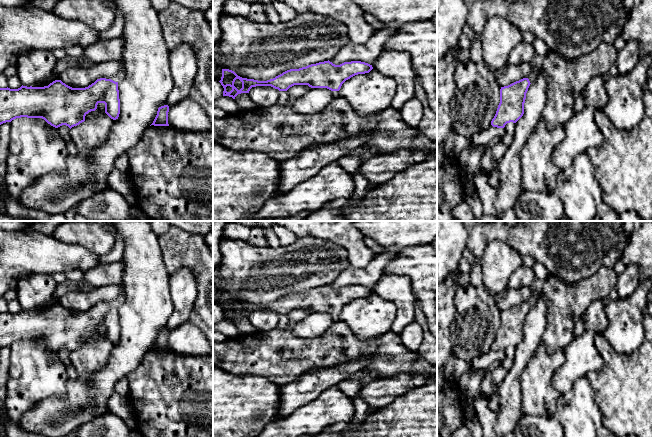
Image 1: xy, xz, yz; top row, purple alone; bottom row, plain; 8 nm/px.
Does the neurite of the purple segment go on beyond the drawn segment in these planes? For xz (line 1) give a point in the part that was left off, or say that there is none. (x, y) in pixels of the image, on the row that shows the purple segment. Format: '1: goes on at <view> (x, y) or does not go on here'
1: goes on at xz (335, 94)

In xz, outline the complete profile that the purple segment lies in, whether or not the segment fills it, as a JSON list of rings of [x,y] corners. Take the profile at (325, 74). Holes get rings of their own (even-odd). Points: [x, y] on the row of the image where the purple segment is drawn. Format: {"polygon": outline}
{"polygon": [[[328,60],[299,69],[287,70],[267,81],[242,78],[232,70],[222,69],[222,77],[219,82],[224,88],[223,96],[229,96],[233,99],[238,94],[249,93],[250,89],[256,86],[271,86],[279,91],[287,91],[294,85],[327,88],[332,92],[333,97],[337,98],[341,86],[346,80],[358,74],[369,73],[372,69],[372,65],[361,61],[344,62],[335,65]],[[236,79],[242,82],[240,90],[234,86]]]}

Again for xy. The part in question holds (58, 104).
{"polygon": [[[122,64],[119,72],[112,78],[100,78],[85,88],[72,88],[61,80],[55,80],[44,87],[21,86],[18,89],[0,88],[0,125],[16,118],[42,118],[51,126],[62,125],[70,129],[85,121],[85,116],[97,109],[99,103],[105,104],[105,113],[113,120],[120,114],[118,83],[125,77]]]}

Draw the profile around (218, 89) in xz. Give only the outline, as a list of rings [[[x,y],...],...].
[[[213,78],[213,101],[223,96],[224,88],[221,83]]]

